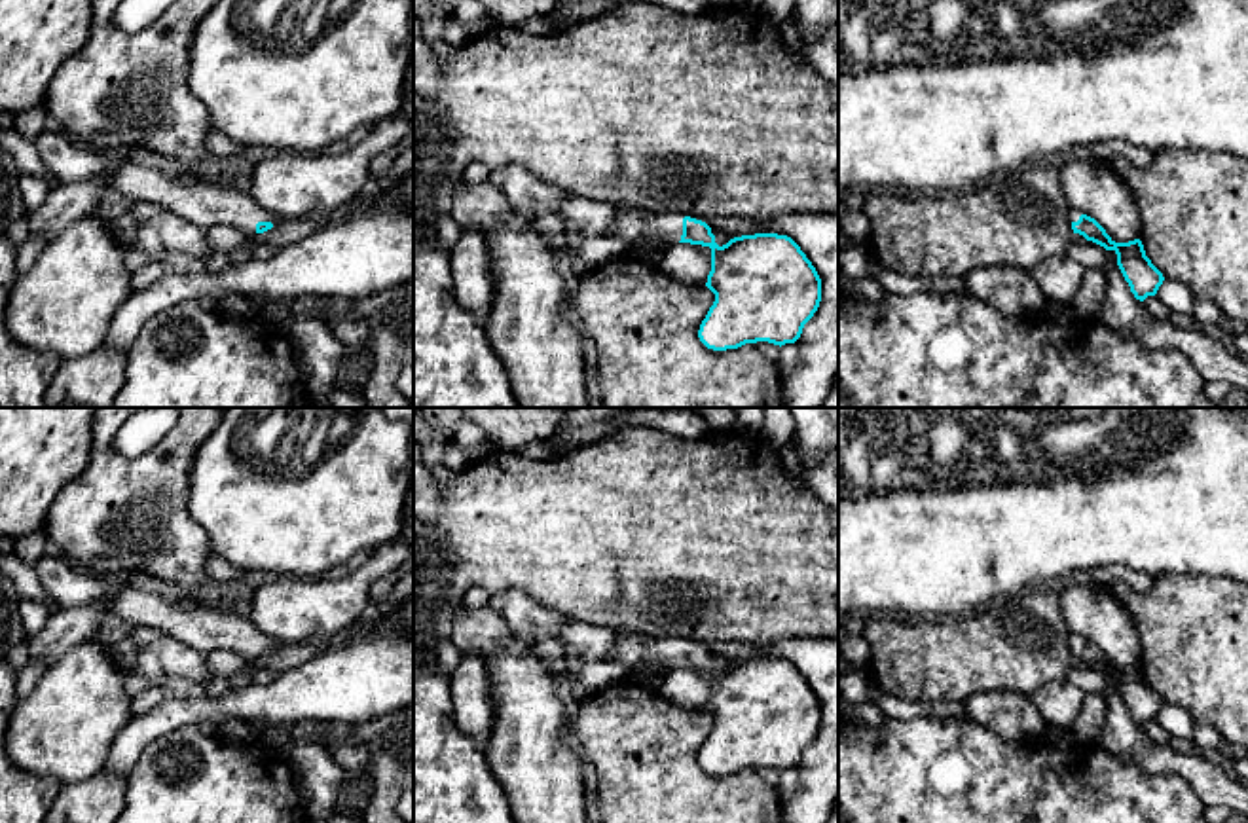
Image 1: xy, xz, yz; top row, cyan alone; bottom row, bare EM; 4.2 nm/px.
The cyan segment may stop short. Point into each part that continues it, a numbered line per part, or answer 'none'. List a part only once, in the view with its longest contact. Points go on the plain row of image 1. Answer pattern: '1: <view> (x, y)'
1: xz (630, 649)

